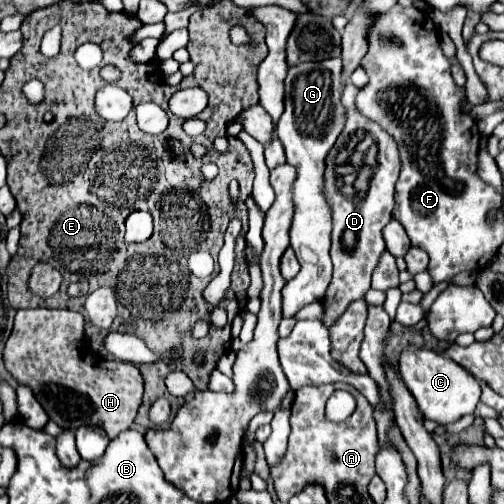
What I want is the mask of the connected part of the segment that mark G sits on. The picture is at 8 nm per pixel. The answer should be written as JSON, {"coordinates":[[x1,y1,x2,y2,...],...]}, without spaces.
{"coordinates":[[340,58,298,64,292,66,286,76,284,114,276,124,276,134,284,144,286,162,296,168,296,182,292,186,294,218,290,226,290,248,302,266,296,278,286,282,282,290,282,310,286,318,294,316,302,306,322,300,332,278,332,208,324,194,324,170,326,156,344,130,344,106,340,100,342,90]]}

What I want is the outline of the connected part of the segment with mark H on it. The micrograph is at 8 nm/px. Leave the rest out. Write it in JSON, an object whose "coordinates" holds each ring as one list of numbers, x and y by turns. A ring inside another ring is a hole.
{"coordinates":[[18,310,12,334,4,348,6,370,22,386,28,386,44,406,50,420,64,430,100,426,108,438,134,424,142,404,144,378,136,364,106,360,96,354,84,336,84,316,72,310]]}

